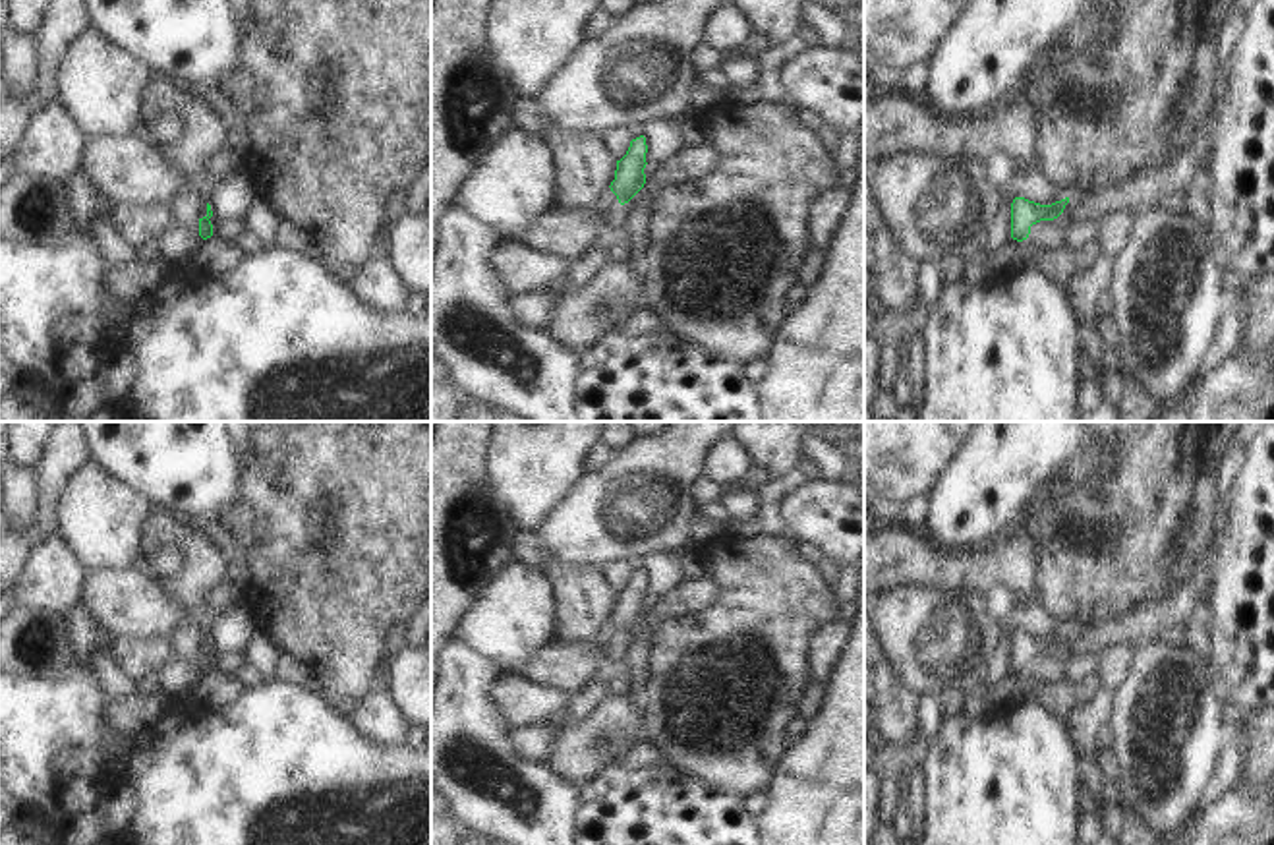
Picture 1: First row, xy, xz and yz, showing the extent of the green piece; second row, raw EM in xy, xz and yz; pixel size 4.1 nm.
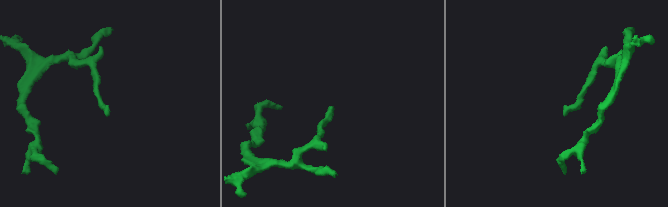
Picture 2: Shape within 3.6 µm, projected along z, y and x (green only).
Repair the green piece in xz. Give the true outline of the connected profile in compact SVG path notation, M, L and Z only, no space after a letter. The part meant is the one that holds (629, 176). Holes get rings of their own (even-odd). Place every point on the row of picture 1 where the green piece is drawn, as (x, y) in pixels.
M640 135L630 141L626 155L617 160L615 180L609 188L621 205L628 203L646 184L646 153L646 137Z

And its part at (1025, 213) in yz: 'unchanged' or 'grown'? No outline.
unchanged

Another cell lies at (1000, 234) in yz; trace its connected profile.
M1030 166L1028 170L1015 174L1005 188L1003 203L999 215L992 226L984 257L992 257L1011 240L1011 203L1015 197L1025 197L1040 205L1052 205L1065 197L1071 197L1067 188L1054 186L1040 166Z

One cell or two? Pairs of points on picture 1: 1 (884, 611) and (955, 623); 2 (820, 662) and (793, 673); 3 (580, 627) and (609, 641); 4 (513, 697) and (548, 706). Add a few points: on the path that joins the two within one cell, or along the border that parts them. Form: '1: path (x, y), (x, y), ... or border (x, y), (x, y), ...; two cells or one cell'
1: path (901, 617), (911, 623), (938, 623); one cell
2: border (828, 623), (812, 644), (812, 679); two cells
3: border (608, 619), (590, 641); two cells
4: path (521, 699), (540, 704); one cell

